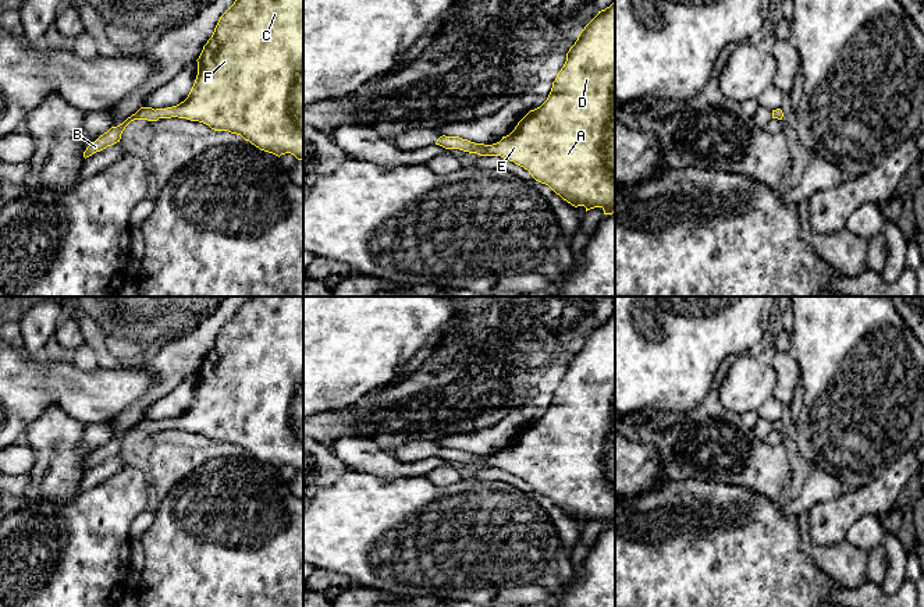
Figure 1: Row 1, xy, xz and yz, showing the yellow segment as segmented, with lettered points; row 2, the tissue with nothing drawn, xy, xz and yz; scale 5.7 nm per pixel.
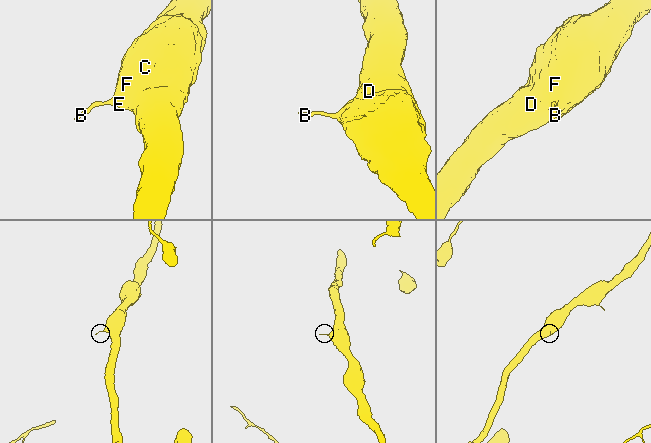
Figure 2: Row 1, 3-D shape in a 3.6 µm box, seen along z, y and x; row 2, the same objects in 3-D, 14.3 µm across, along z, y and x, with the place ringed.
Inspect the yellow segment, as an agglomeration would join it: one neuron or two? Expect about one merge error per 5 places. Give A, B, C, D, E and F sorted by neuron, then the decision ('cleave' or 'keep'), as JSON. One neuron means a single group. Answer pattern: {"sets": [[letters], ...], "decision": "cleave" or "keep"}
{"sets": [["A", "B", "C", "D", "E", "F"]], "decision": "keep"}

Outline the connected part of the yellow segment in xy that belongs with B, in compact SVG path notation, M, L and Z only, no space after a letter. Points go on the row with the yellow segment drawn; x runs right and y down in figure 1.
M235 0L234 4L220 17L212 38L203 46L203 50L196 61L198 75L188 97L184 102L167 109L154 110L152 107L141 107L122 124L111 127L107 132L104 132L95 142L92 142L83 152L83 157L86 159L93 153L106 149L107 146L120 142L122 131L134 120L157 121L159 118L178 117L203 123L214 131L228 131L231 134L241 135L245 141L249 141L260 150L273 153L278 157L281 155L291 153L298 160L303 160L303 0Z

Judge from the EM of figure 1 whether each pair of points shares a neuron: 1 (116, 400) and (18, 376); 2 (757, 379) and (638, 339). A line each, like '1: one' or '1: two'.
1: one
2: two

